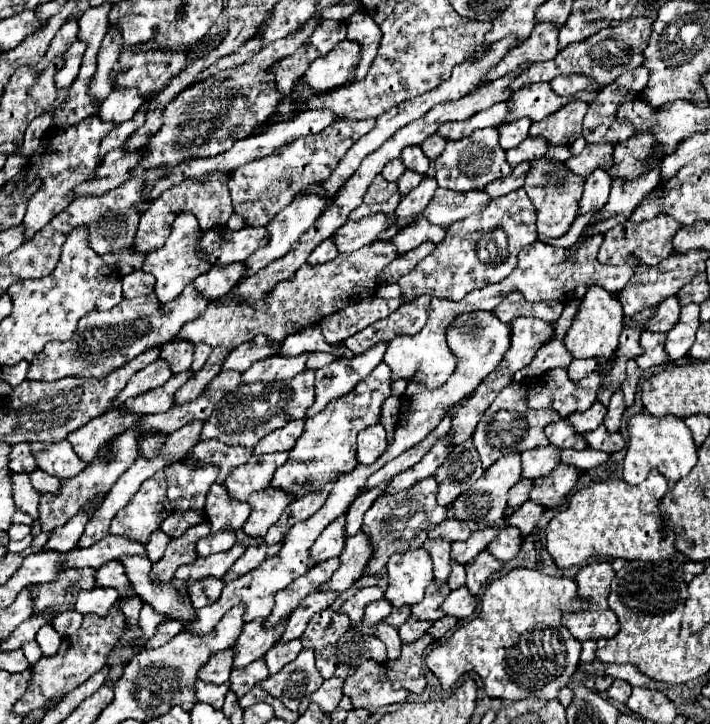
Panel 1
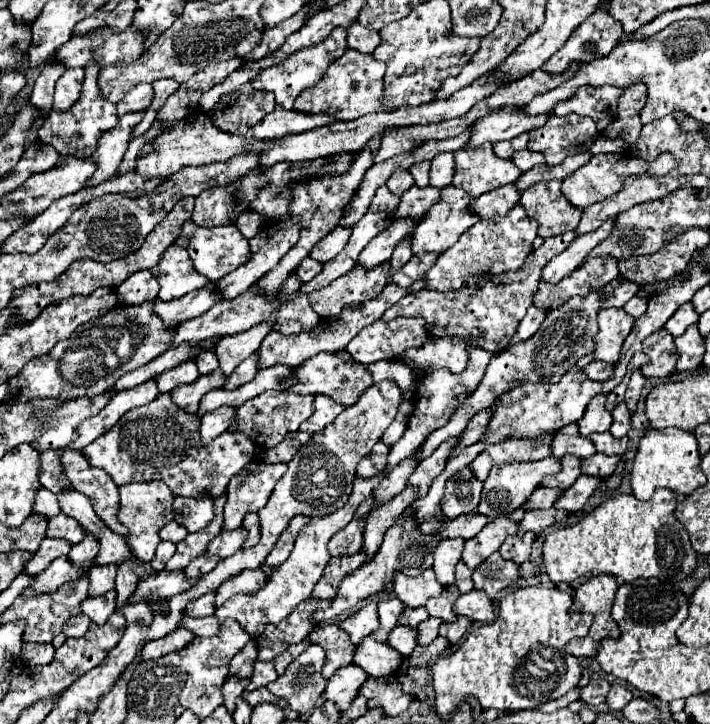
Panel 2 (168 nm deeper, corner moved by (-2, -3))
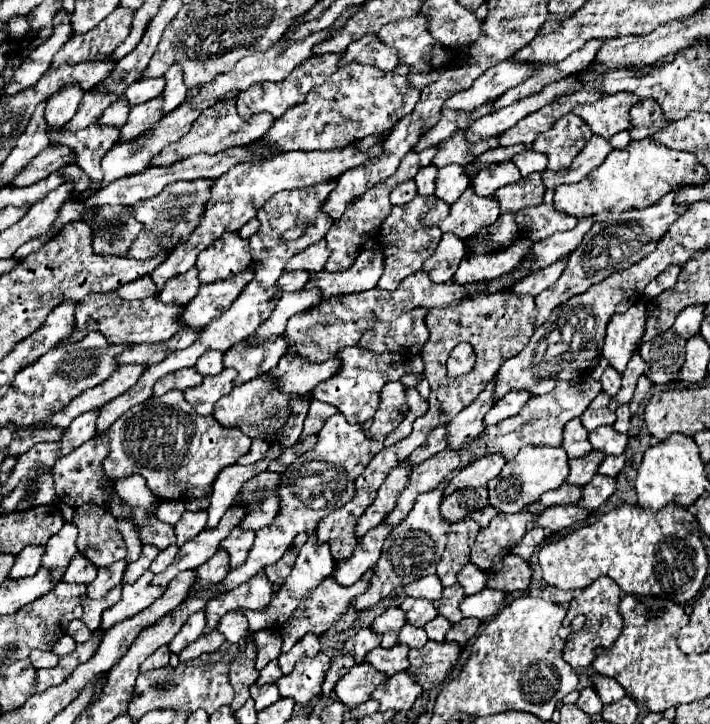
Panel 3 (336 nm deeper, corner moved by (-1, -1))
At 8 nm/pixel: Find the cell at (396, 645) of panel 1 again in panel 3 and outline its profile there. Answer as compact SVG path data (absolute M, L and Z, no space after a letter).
M404 624L404 628L400 630L398 634L398 642L406 644L408 648L422 648L426 644L426 632L424 628L416 628L416 626L410 626L410 624Z

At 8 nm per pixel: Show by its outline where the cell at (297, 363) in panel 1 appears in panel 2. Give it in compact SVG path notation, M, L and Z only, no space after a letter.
M321 352L313 358L309 358L303 366L295 368L297 374L297 384L289 390L297 392L297 394L325 394L329 398L333 398L335 402L343 404L343 406L351 406L357 402L359 394L363 394L363 390L367 390L369 386L373 386L373 376L369 374L365 364L353 362L353 360L343 360L335 354L329 352Z

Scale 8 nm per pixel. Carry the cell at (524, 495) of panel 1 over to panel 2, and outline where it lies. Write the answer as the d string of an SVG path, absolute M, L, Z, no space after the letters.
M541 486L541 488L537 488L537 490L531 494L531 498L527 500L527 508L529 508L529 510L537 510L537 508L553 508L553 504L555 504L555 500L557 500L559 496L563 496L561 490Z

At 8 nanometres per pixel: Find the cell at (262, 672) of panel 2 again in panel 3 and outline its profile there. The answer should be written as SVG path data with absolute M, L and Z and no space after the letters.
M270 660L262 670L260 670L260 678L256 680L258 686L264 686L264 684L274 684L278 678L282 676L276 660Z

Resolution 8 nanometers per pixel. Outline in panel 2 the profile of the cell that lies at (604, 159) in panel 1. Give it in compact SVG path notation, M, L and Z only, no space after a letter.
M597 154L591 158L591 162L583 168L579 168L575 174L567 176L561 184L563 196L579 210L585 210L587 206L601 202L603 198L609 198L611 194L617 194L623 188L623 182L629 176L635 174L651 174L651 176L665 176L675 168L675 158L671 154L663 154L655 158L653 162L645 162L639 156L623 156L623 154Z

